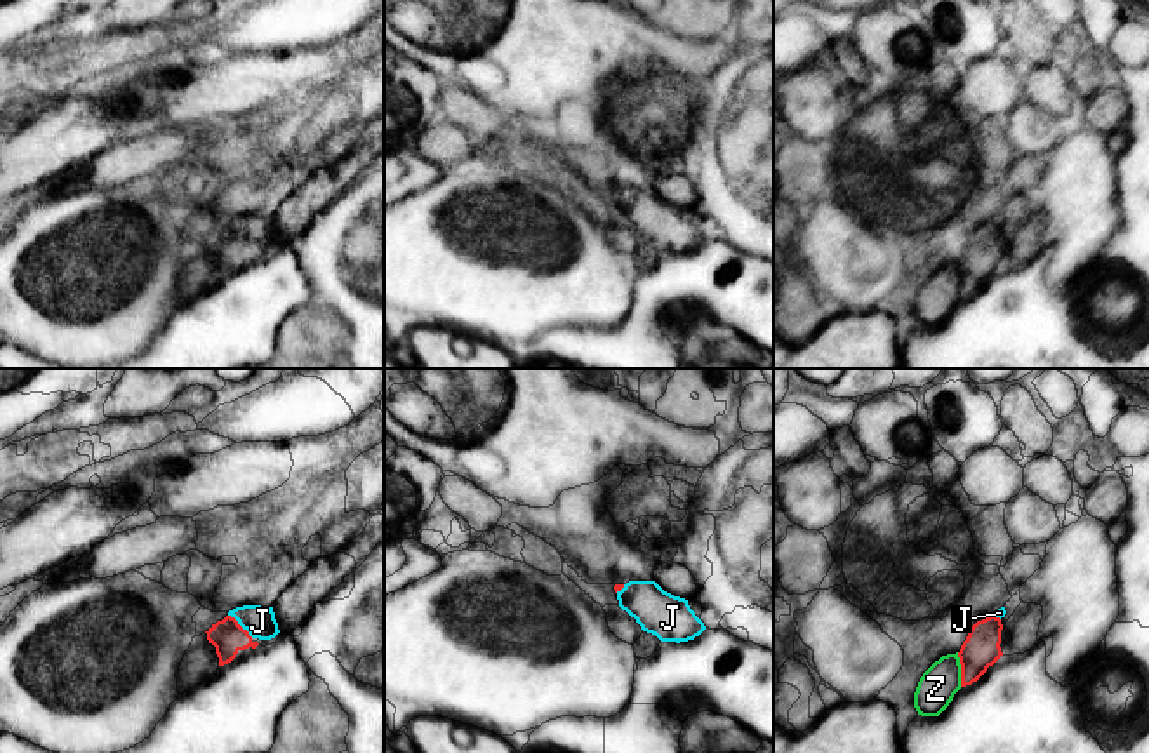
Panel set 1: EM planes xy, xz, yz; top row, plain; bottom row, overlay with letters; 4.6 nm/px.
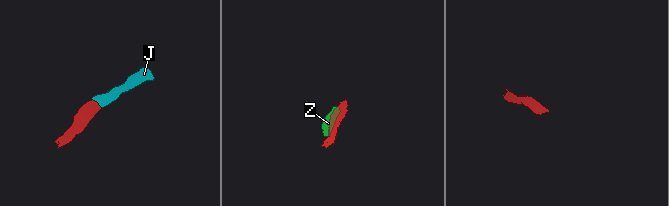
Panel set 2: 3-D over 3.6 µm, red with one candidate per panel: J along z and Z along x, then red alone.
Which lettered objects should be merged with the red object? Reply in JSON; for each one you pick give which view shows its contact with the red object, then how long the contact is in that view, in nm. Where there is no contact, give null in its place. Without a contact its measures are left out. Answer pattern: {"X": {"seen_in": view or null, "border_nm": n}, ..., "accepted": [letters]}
{"J": {"seen_in": "xy", "border_nm": 160}, "accepted": ["J"]}

